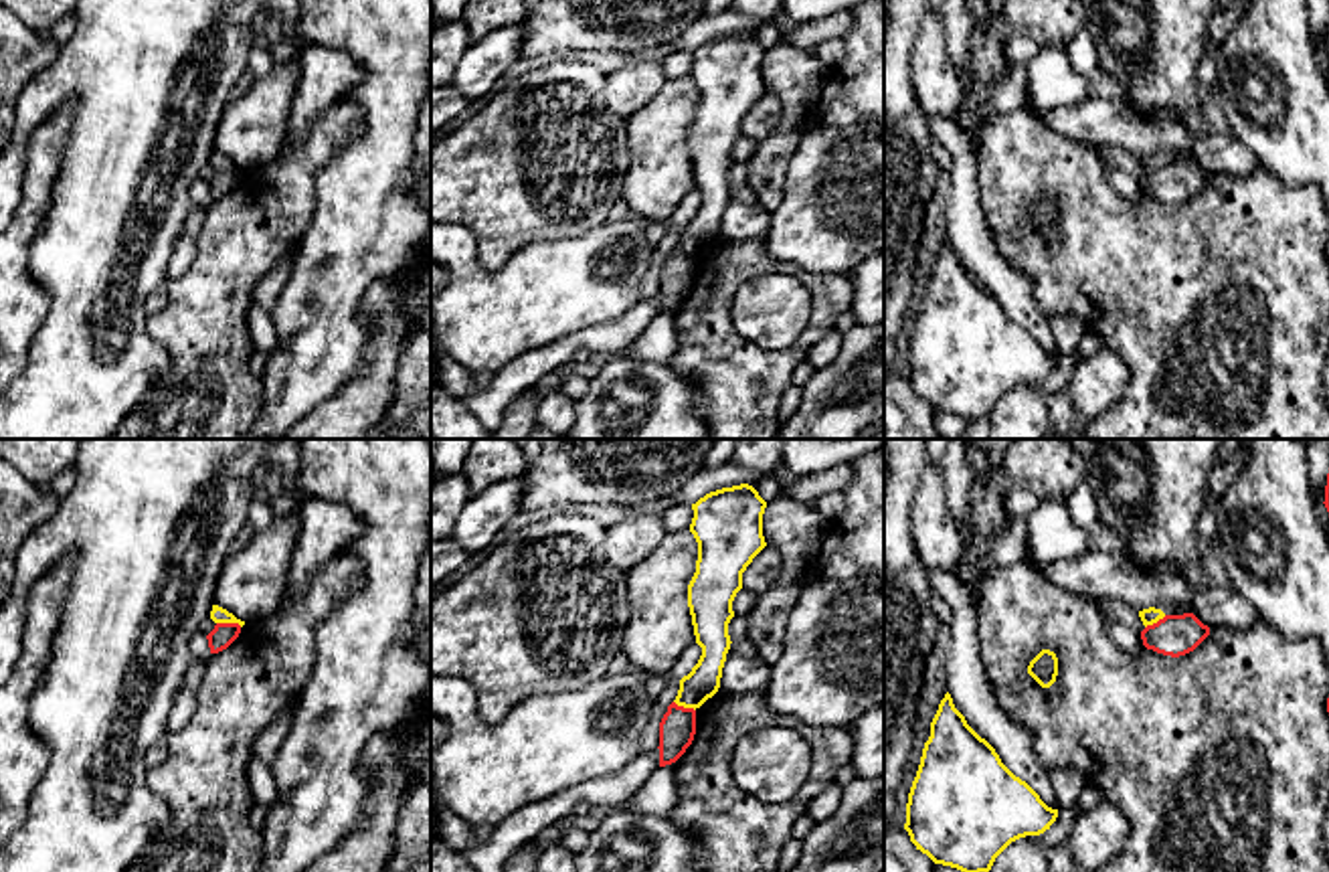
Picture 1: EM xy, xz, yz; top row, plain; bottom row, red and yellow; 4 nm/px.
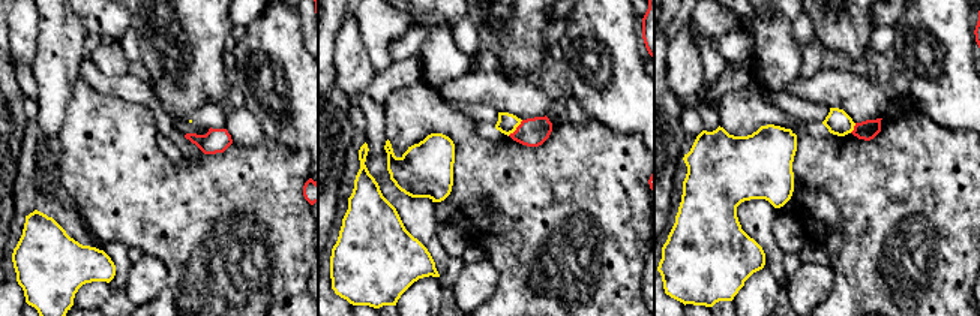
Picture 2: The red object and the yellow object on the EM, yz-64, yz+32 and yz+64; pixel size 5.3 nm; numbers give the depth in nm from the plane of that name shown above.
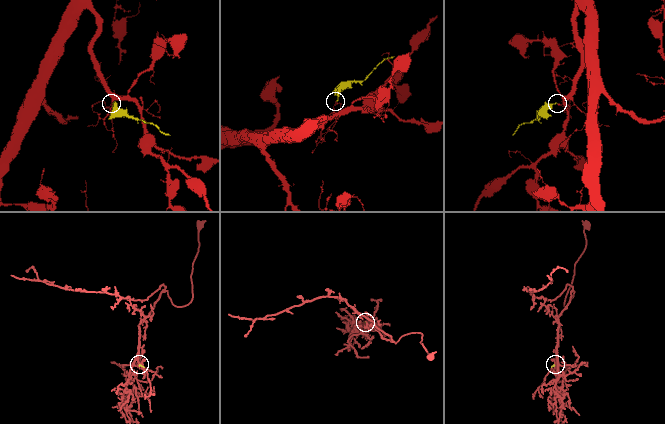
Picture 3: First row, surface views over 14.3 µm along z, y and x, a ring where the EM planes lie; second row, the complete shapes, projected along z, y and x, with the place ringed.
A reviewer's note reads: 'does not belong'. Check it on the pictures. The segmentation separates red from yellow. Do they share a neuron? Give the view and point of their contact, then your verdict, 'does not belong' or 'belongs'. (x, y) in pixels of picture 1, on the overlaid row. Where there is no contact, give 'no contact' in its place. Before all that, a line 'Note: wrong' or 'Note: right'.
Note: right
xy (229, 624) | does not belong

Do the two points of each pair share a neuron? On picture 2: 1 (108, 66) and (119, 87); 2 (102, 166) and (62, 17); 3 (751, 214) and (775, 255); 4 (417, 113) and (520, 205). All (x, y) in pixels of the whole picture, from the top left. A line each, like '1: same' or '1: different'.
1: different
2: different
3: same
4: same

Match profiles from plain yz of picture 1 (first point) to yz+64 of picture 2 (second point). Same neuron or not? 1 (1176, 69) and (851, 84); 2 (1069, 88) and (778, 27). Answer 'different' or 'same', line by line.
1: different
2: same

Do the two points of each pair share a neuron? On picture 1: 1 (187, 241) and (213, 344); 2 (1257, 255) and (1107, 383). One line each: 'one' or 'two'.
1: two
2: two

